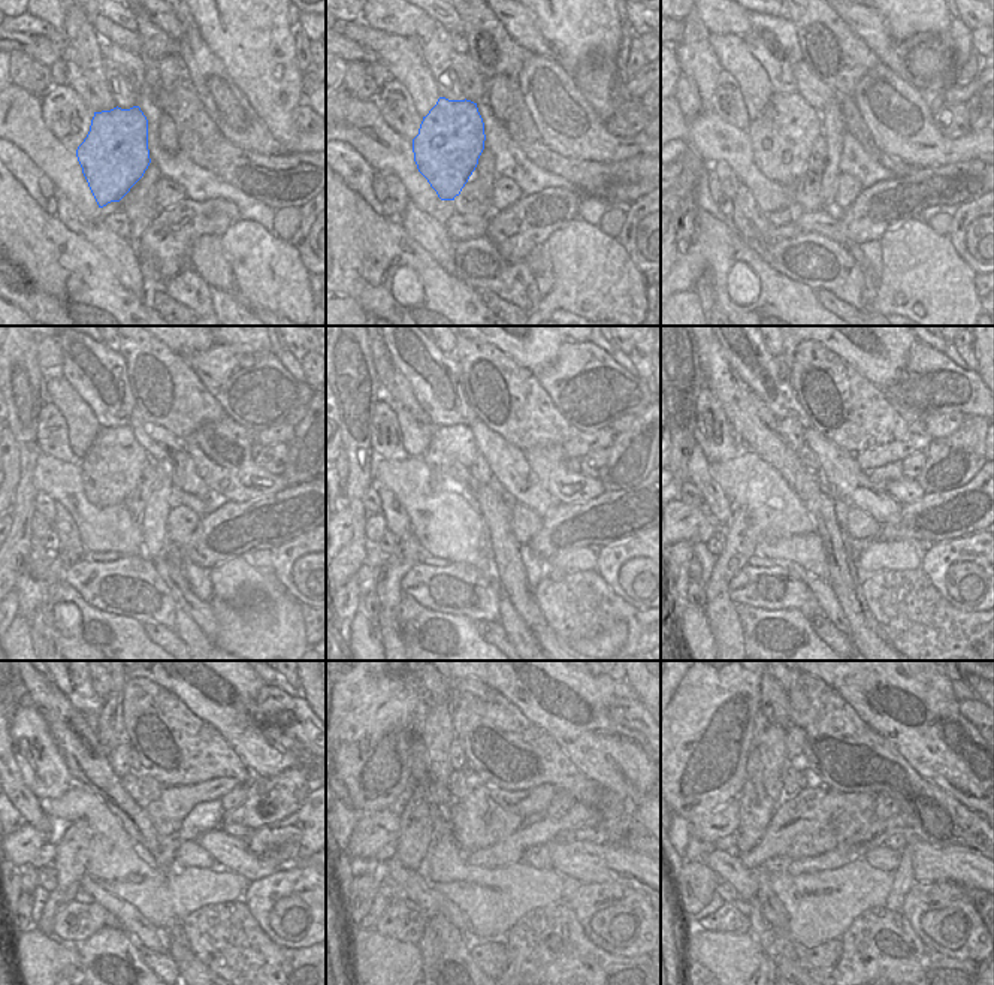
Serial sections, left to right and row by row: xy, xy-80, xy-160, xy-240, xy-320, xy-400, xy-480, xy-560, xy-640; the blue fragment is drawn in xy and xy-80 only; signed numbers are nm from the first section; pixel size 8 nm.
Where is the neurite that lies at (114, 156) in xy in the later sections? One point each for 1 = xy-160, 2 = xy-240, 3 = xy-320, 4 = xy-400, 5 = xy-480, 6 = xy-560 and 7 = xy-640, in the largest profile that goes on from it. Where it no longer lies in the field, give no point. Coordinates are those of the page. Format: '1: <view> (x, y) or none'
1: xy-160 (782, 136)
2: xy-240 (111, 470)
3: xy-320 (452, 450)
4: xy-400 (791, 431)
5: xy-480 (120, 758)
6: xy-560 (458, 761)
7: xy-640 (795, 740)

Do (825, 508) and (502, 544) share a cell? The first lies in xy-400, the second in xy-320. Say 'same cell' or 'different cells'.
same cell

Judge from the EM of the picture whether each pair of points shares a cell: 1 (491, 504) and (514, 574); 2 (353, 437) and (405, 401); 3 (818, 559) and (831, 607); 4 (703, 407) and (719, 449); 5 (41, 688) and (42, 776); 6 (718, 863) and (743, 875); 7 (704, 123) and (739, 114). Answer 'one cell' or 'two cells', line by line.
1: one cell
2: two cells
3: two cells
4: one cell
5: two cells
6: one cell
7: two cells

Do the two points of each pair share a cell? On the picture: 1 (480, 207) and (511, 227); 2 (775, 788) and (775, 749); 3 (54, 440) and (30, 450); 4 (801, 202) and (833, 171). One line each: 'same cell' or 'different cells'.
1: different cells
2: same cell
3: different cells
4: different cells

